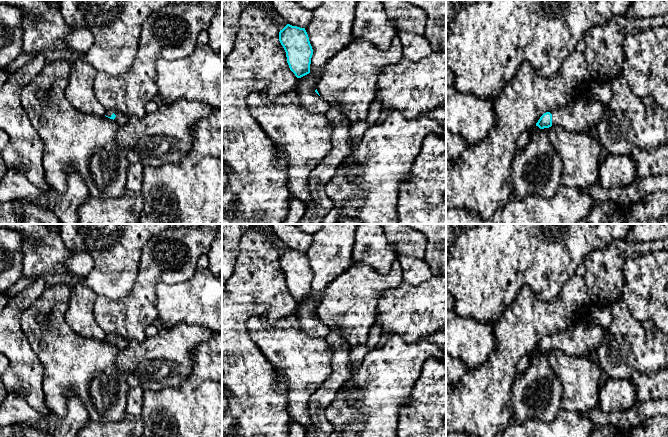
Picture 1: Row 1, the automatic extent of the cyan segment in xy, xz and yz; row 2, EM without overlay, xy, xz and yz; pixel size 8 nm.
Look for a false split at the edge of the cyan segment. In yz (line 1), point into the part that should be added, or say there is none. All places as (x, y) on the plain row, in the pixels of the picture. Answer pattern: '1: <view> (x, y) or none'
1: yz (582, 338)

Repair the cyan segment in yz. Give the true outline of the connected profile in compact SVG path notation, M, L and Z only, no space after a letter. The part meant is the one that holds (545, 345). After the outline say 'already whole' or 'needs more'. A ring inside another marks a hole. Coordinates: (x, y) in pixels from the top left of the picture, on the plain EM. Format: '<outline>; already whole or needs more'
M588 318L575 324L564 333L544 337L536 350L540 353L560 349L568 355L584 356L586 353L594 355L605 338L606 328L592 326Z; needs more

